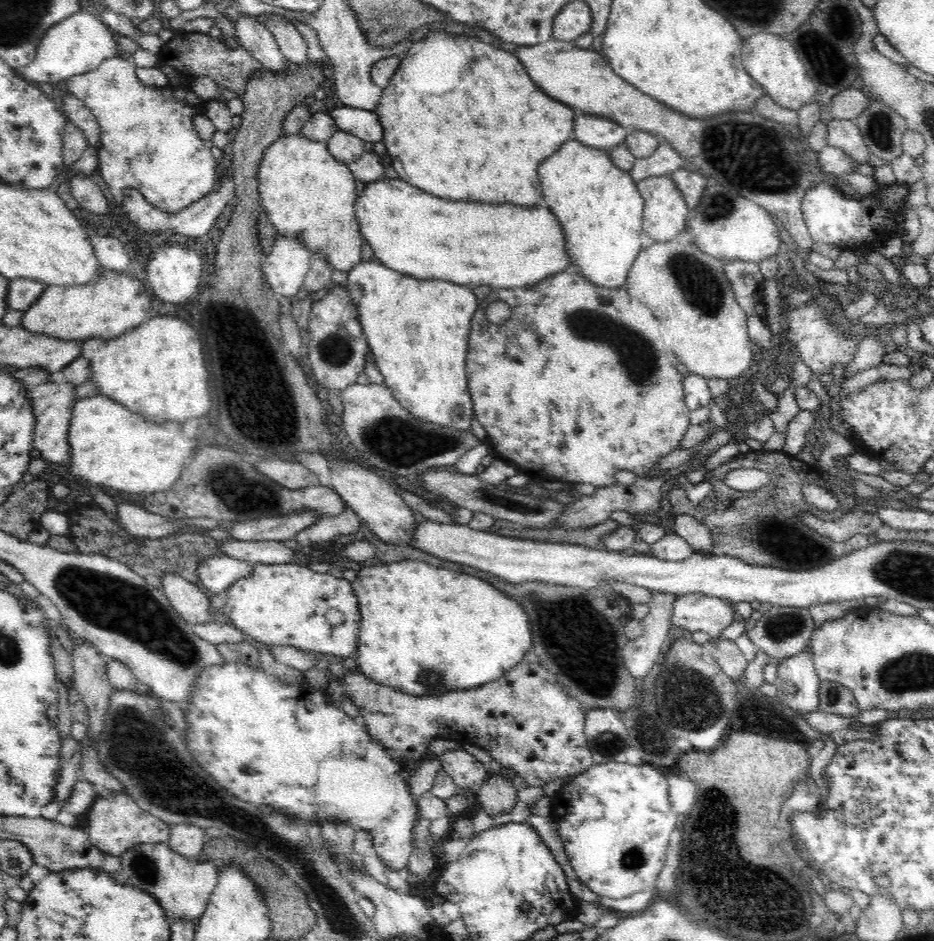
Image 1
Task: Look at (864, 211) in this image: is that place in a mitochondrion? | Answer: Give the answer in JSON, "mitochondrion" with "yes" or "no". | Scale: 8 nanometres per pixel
{"mitochondrion":"no"}

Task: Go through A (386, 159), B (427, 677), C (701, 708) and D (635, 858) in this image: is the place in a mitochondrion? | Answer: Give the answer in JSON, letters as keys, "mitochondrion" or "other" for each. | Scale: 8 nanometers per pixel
{"A":"other","B":"mitochondrion","C":"mitochondrion","D":"mitochondrion"}

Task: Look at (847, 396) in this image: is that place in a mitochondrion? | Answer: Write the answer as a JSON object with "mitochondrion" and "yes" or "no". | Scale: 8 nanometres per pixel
{"mitochondrion":"no"}

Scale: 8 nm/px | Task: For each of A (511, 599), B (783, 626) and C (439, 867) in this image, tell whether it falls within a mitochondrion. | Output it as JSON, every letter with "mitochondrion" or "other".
{"A":"other","B":"mitochondrion","C":"other"}

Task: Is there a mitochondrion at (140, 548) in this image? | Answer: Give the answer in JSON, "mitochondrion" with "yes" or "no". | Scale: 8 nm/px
{"mitochondrion":"no"}

